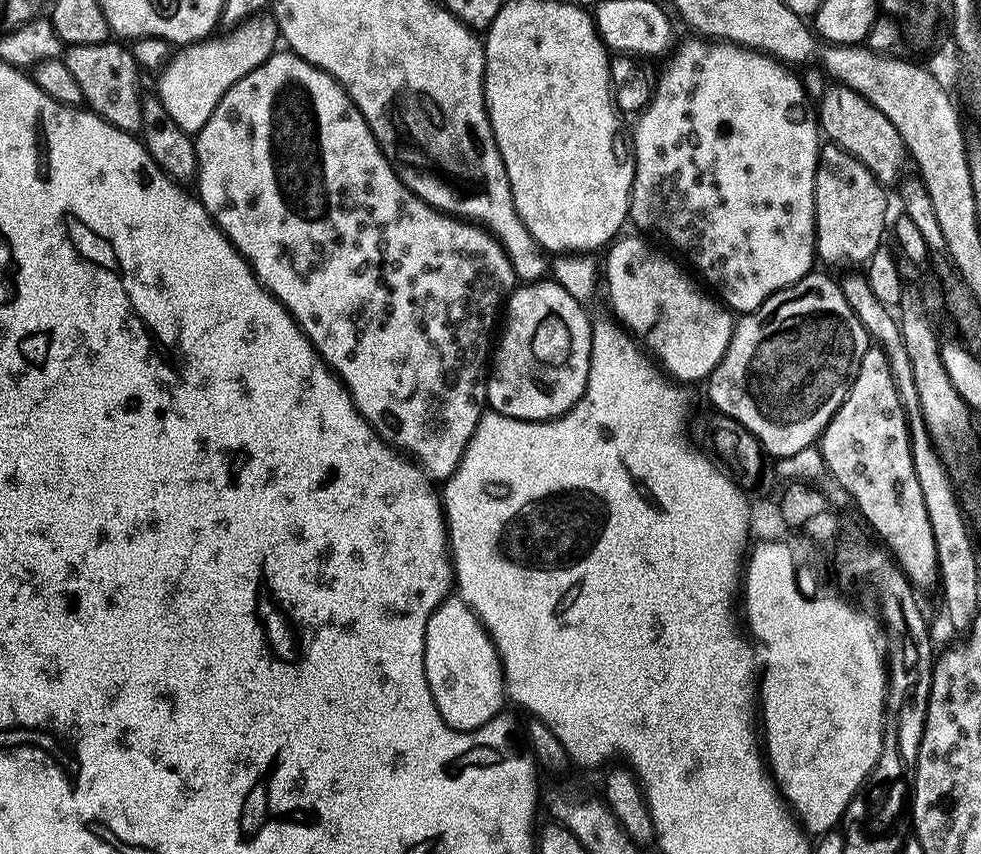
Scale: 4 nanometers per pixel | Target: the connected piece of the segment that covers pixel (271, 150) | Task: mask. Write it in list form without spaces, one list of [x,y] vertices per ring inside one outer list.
[[[291,50],[273,52],[267,62],[259,64],[250,70],[250,74],[234,82],[234,86],[222,94],[222,102],[214,106],[214,114],[210,114],[206,126],[195,133],[194,139],[198,158],[194,188],[197,188],[195,191],[200,203],[211,214],[212,223],[217,224],[227,240],[244,255],[264,289],[275,300],[282,302],[284,309],[296,319],[297,326],[312,343],[312,349],[344,383],[354,406],[368,419],[375,432],[393,448],[411,457],[429,481],[449,480],[460,465],[480,416],[486,411],[490,345],[494,340],[488,331],[495,324],[497,327],[502,305],[518,284],[510,258],[506,258],[500,243],[479,224],[439,212],[437,208],[431,208],[428,201],[406,188],[392,163],[385,158],[366,118],[362,118],[358,106],[354,106],[351,98],[344,93],[344,87],[328,72],[306,62]]]

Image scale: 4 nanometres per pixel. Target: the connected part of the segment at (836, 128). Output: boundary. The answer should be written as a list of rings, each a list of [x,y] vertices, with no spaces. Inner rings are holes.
[[[829,83],[824,96],[818,101],[818,123],[821,133],[831,143],[858,158],[858,162],[872,171],[874,178],[881,184],[895,185],[905,175],[904,163],[907,165],[910,157],[898,130],[894,130],[890,118],[886,118],[878,106],[866,102],[862,94],[850,90],[844,84]]]

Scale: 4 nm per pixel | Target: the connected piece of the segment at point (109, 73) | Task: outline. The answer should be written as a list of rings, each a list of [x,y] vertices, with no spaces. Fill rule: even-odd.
[[[112,43],[71,46],[63,53],[62,59],[66,70],[70,70],[74,82],[78,82],[78,87],[82,90],[84,104],[118,130],[136,134],[142,126],[142,93],[140,93],[142,69],[132,57],[131,47],[123,43],[120,43],[121,45]]]

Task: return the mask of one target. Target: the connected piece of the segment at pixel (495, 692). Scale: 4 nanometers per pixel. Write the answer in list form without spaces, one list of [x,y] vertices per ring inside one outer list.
[[[449,597],[432,612],[427,620],[427,625],[424,627],[423,670],[434,704],[438,707],[442,720],[451,729],[469,732],[482,727],[501,713],[503,709],[501,706],[506,702],[506,693],[503,668],[495,644],[476,613],[466,607],[459,597]]]

